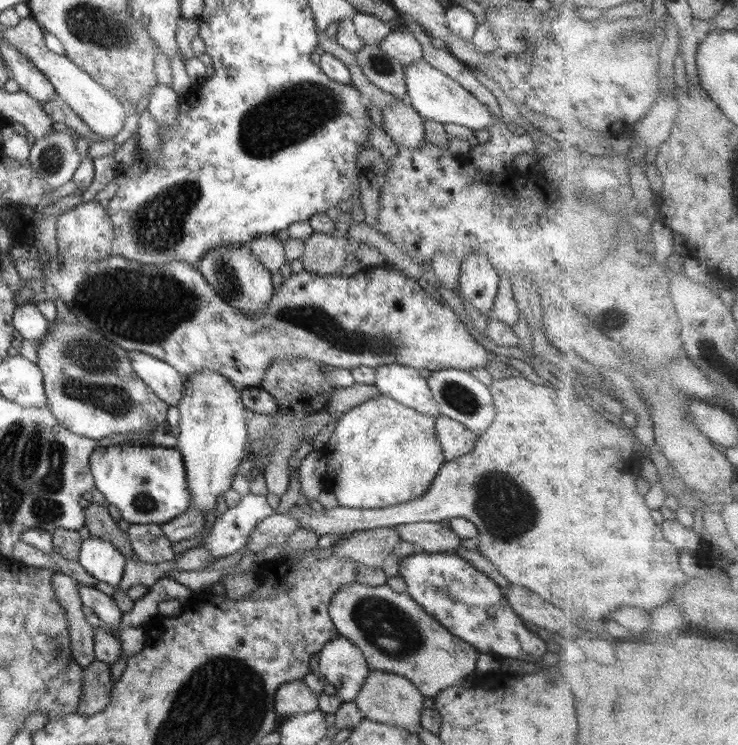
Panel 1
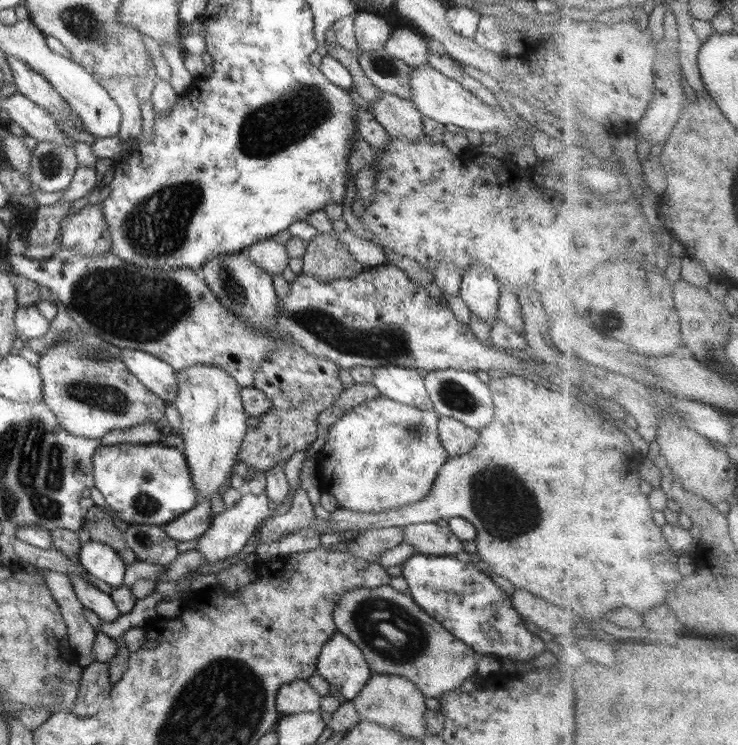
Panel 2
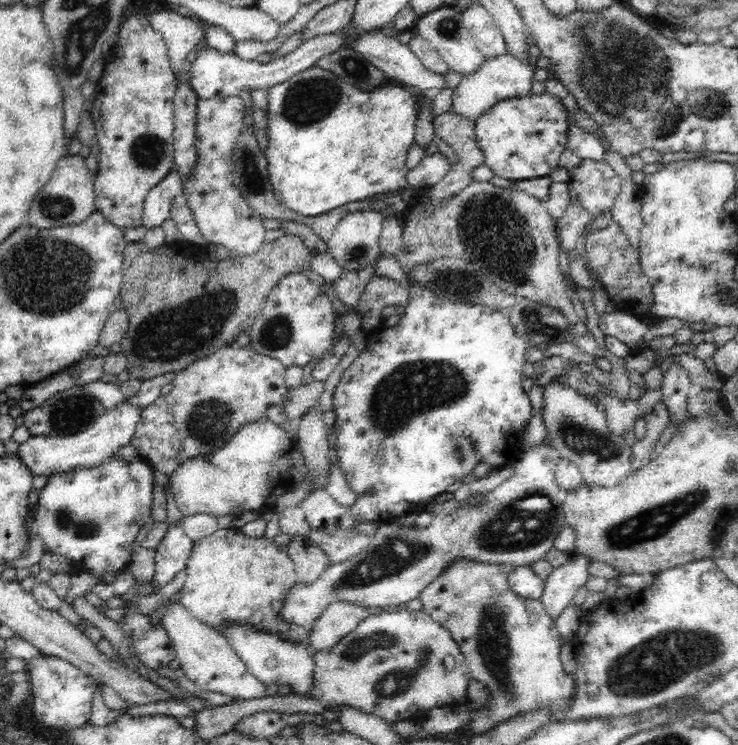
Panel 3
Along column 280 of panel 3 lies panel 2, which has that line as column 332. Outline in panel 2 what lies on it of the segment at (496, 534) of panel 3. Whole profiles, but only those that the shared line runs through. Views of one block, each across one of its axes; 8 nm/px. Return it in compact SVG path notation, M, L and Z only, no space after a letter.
M390 585L383 587L360 587L346 591L334 607L332 619L337 632L346 636L363 650L366 662L372 673L400 676L412 681L426 697L440 698L451 690L458 689L461 683L477 674L477 664L482 655L471 646L456 639L445 630L421 606L418 606L408 592L399 592Z

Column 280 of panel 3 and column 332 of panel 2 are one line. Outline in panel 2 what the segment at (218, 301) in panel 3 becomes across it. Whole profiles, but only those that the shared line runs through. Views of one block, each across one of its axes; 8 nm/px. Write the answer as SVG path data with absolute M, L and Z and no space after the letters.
M318 233L306 242L302 274L327 283L332 279L356 277L366 268L354 259L349 248L329 233Z

